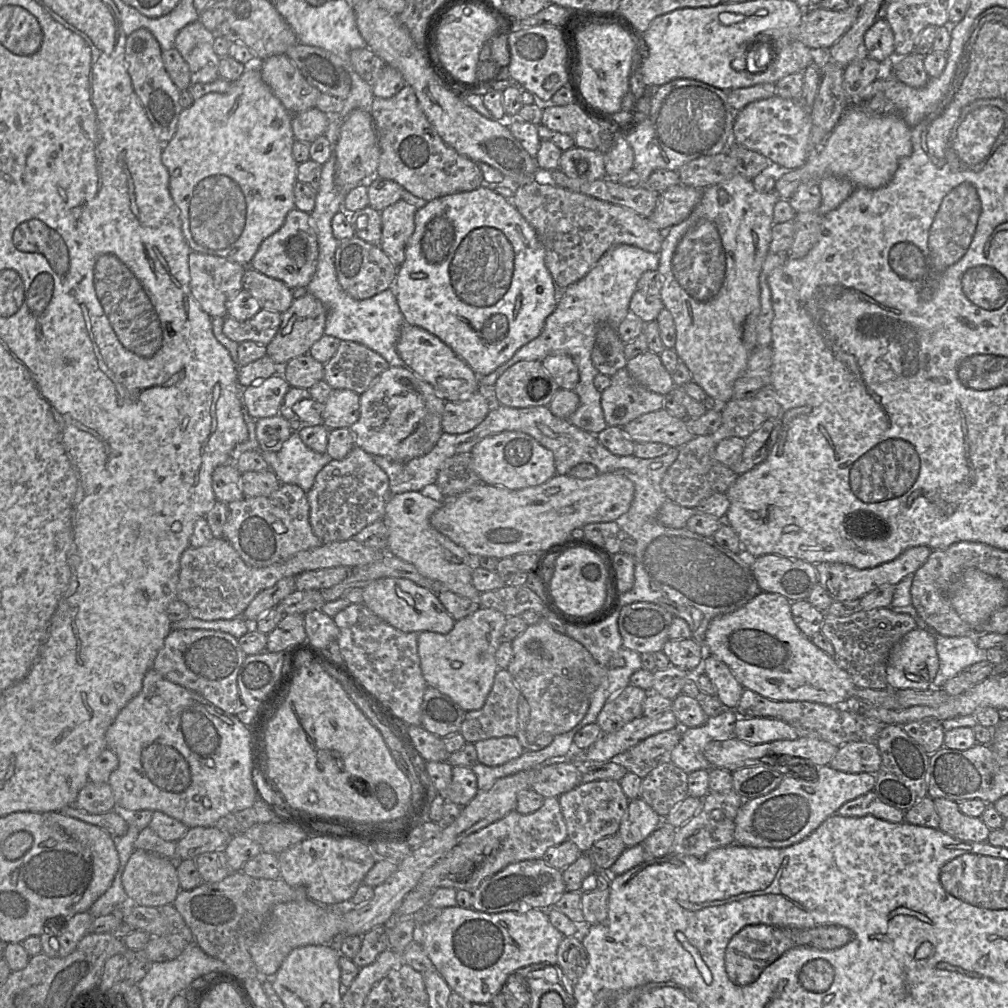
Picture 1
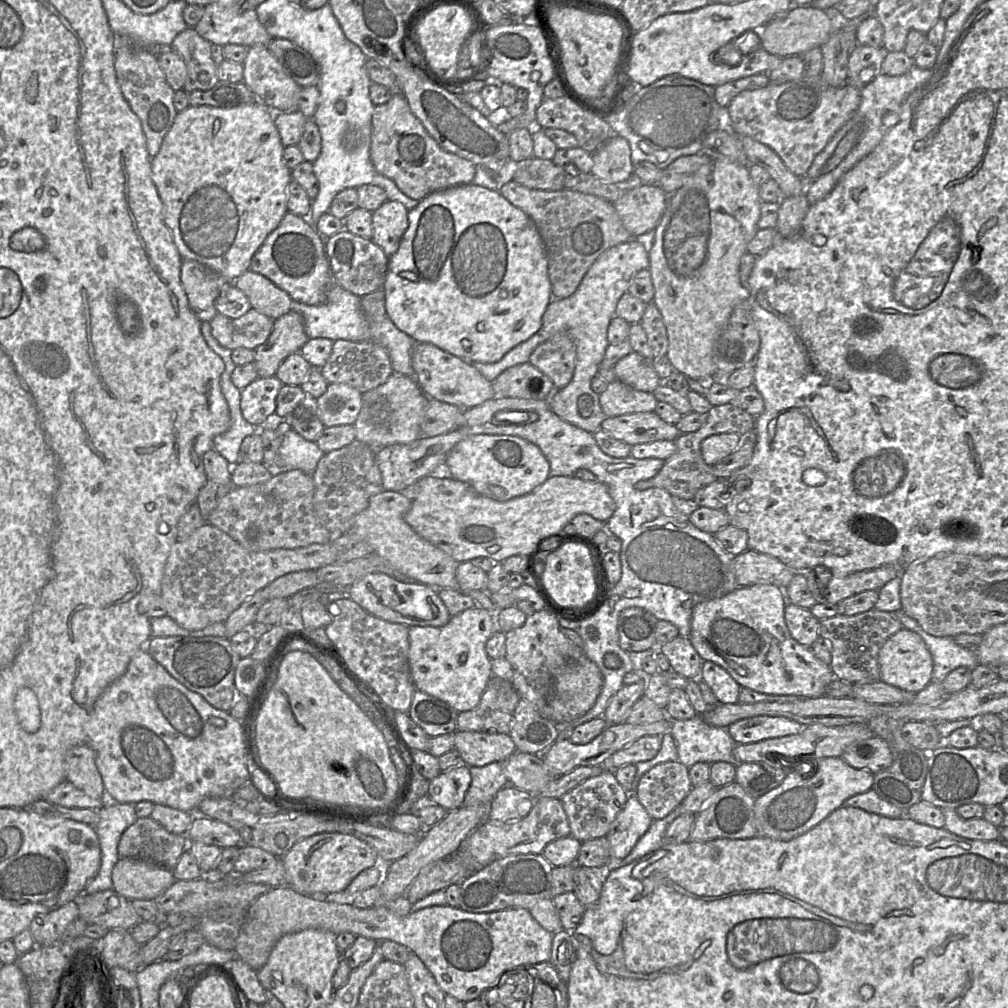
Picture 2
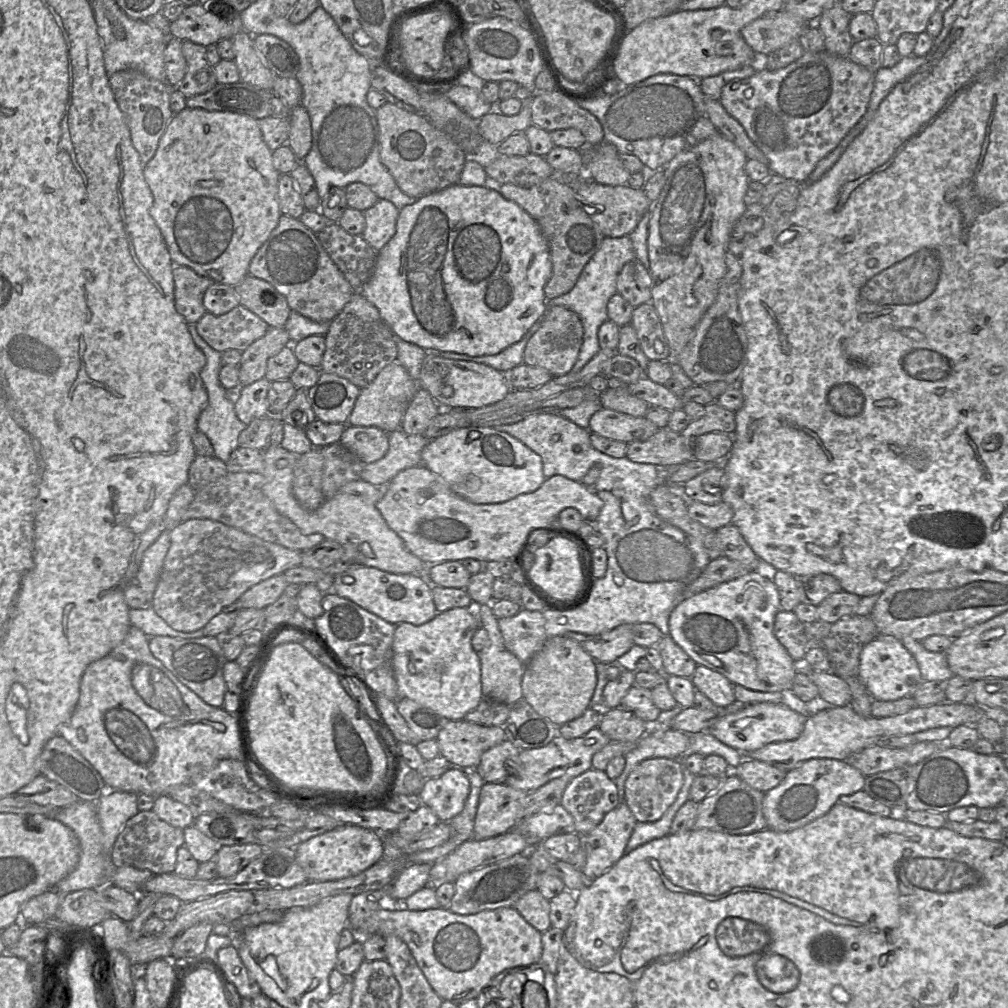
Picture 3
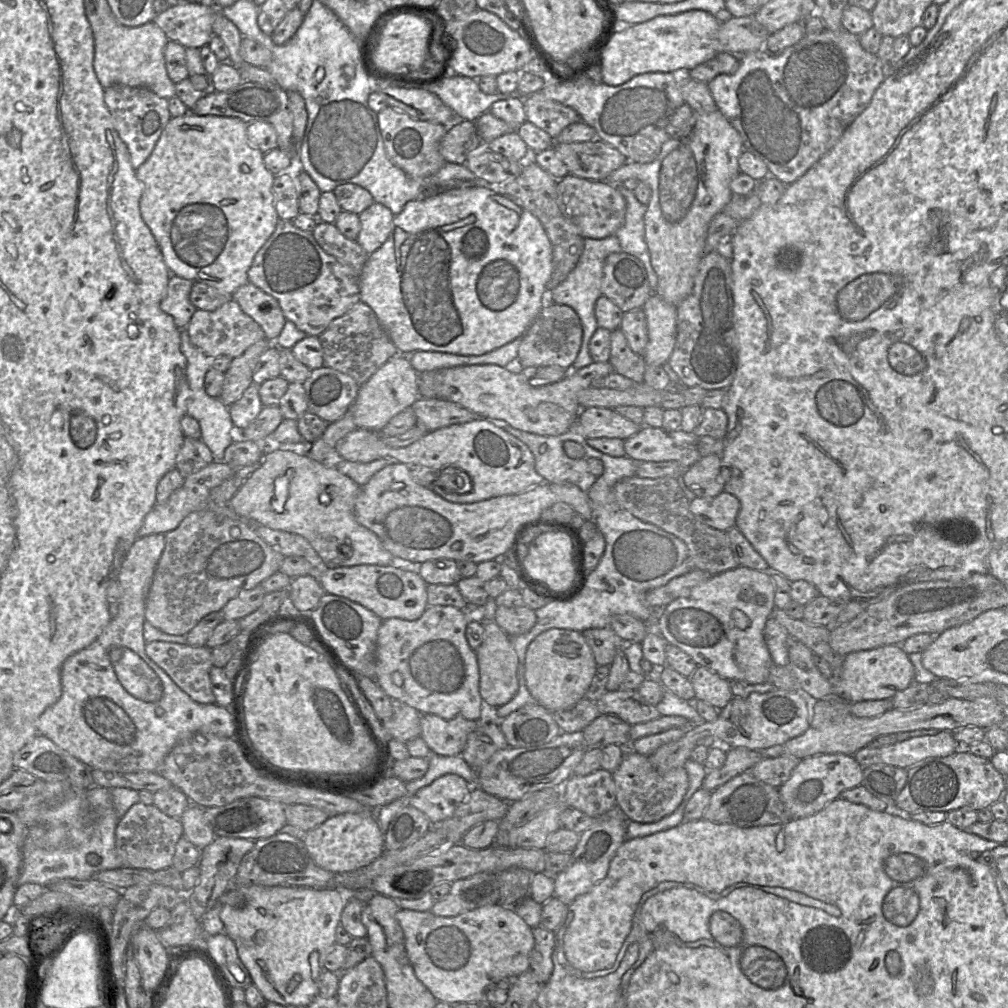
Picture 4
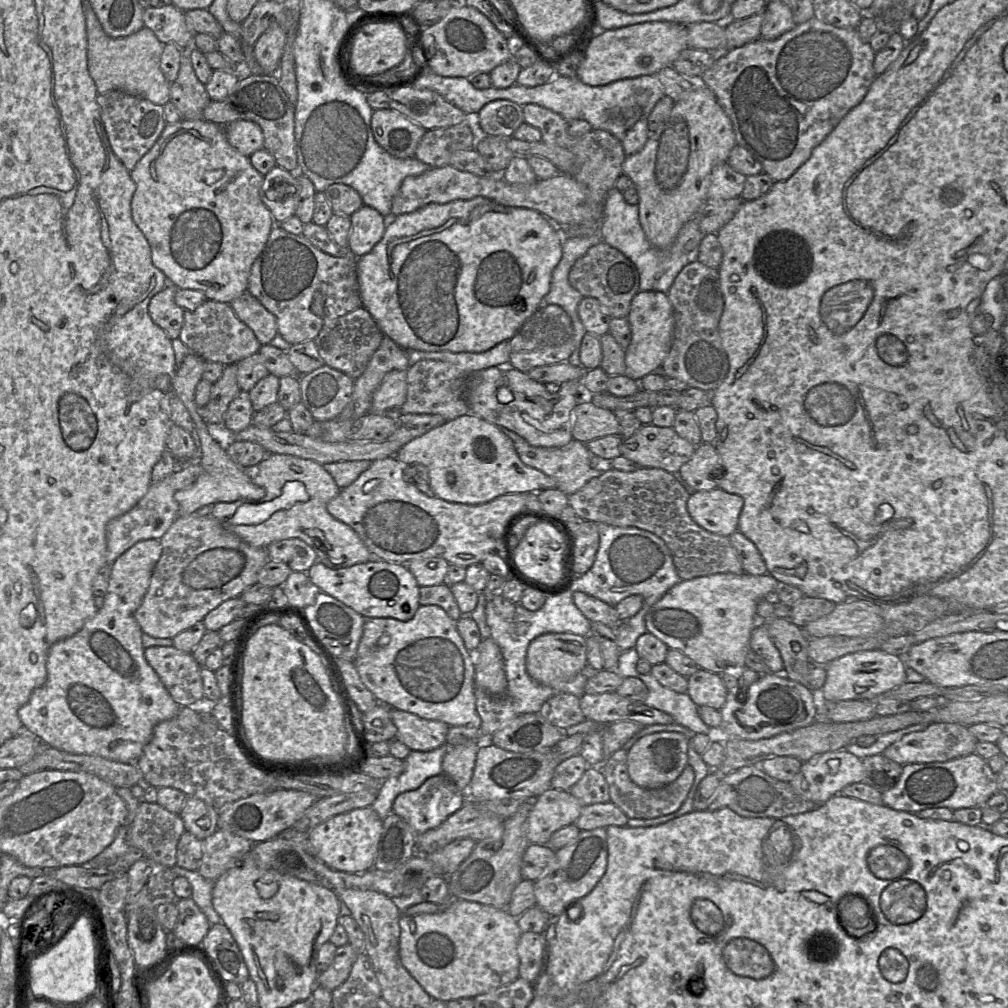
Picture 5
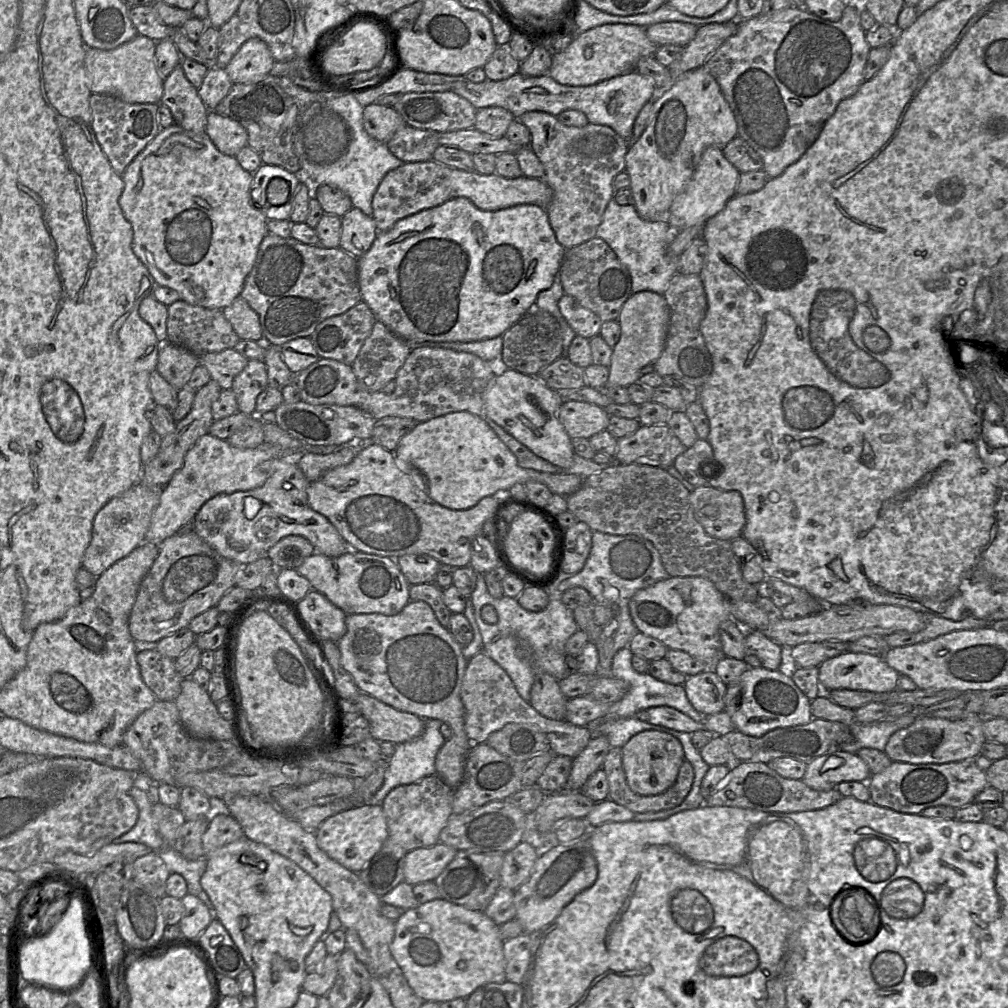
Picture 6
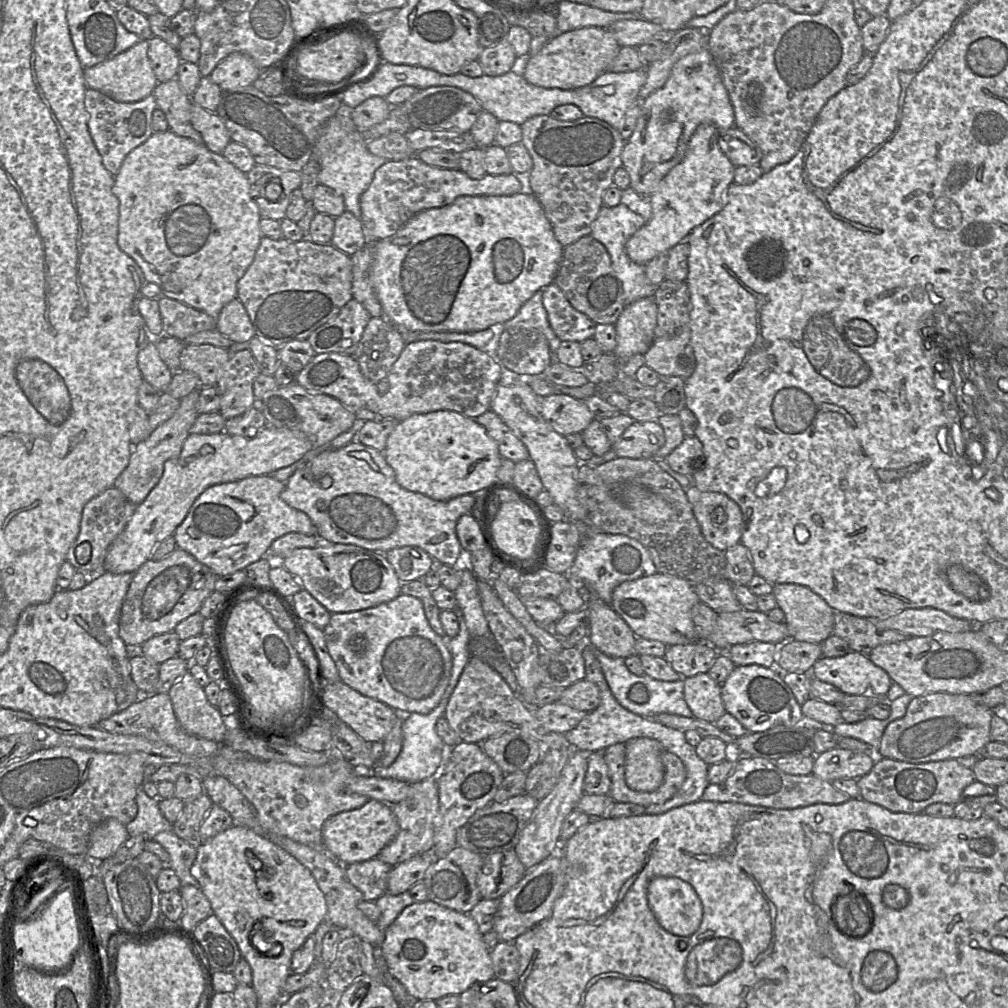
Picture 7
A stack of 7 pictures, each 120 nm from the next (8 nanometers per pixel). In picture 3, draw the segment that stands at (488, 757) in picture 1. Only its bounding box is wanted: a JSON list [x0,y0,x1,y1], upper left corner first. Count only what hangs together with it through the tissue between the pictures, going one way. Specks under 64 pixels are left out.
[436,719,506,771]

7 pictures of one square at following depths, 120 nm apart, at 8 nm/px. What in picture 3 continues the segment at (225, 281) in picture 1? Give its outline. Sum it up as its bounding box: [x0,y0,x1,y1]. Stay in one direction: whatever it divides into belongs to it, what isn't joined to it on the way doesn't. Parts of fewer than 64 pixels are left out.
[172,265,214,324]

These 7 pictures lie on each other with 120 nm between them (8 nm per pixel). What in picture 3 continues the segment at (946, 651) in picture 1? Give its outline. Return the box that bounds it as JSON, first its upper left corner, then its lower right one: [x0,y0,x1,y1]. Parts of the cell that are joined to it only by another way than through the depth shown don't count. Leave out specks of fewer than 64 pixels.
[901,636,954,682]

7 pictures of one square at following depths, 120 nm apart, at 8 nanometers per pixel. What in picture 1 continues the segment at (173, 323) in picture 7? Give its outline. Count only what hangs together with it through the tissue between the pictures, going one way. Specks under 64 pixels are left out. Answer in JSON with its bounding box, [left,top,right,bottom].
[223,308,282,346]

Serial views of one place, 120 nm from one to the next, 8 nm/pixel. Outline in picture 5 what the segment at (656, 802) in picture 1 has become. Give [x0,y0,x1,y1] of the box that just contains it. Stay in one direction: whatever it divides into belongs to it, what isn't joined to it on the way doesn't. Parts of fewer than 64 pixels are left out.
[596,748,695,819]

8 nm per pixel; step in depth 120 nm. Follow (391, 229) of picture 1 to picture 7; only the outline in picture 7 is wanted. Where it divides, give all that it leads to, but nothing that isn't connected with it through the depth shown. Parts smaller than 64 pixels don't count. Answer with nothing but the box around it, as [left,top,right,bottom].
[331,211,367,256]

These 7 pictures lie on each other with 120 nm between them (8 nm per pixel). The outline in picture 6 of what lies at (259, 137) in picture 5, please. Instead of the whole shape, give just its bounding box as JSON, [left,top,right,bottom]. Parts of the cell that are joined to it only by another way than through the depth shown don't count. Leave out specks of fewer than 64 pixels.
[205,111,248,157]

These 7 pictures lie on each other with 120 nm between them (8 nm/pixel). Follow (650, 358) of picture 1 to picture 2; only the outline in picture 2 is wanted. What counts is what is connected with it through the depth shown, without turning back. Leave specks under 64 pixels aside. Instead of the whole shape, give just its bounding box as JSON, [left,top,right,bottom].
[613,351,663,393]

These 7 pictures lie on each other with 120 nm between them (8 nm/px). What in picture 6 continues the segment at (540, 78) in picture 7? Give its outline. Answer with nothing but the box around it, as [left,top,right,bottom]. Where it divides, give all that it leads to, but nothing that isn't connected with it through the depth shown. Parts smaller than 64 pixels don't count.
[547,24,658,86]

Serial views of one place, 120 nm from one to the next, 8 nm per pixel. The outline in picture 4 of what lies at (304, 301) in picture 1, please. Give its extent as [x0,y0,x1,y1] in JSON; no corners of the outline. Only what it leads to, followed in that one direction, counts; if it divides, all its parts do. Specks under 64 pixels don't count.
[220,339,271,407]

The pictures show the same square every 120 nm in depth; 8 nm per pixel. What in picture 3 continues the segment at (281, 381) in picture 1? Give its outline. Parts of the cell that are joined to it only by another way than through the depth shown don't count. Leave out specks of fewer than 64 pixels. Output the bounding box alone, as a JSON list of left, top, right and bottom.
[234,377,271,425]

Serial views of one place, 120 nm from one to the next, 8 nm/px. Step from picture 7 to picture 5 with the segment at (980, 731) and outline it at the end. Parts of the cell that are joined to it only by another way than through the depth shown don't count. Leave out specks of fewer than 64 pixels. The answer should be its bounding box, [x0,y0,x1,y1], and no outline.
[882,723,977,766]

